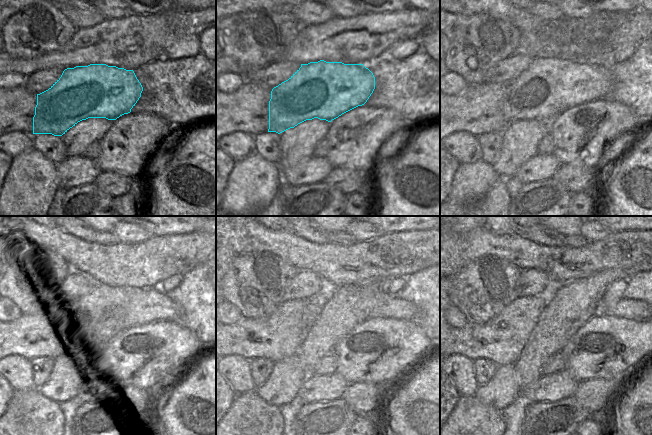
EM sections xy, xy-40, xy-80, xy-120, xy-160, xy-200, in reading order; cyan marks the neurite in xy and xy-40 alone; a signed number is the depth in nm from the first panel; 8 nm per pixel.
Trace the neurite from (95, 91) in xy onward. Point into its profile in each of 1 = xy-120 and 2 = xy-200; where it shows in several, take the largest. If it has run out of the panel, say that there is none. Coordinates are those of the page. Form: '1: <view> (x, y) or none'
1: xy-120 (141, 305)
2: xy-200 (630, 309)

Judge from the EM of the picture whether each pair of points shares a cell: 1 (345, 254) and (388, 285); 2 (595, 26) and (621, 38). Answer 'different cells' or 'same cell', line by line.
1: different cells
2: different cells

